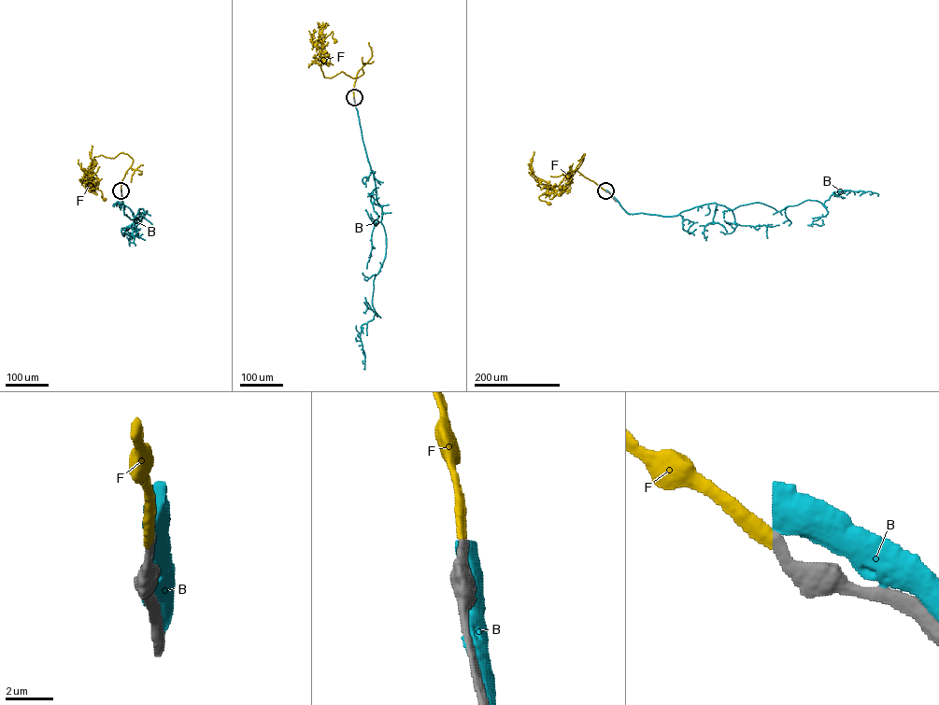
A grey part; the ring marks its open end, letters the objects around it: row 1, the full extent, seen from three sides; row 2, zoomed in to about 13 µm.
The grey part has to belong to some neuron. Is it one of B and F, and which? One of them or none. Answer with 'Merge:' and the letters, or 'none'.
Merge: F

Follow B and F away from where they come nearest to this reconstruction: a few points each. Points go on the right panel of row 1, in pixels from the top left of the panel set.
B: (605, 190), (628, 213), (663, 217), (716, 203), (780, 211), (845, 190), (877, 196)
F: (605, 190), (576, 169), (584, 154), (565, 186), (539, 195), (548, 204)

